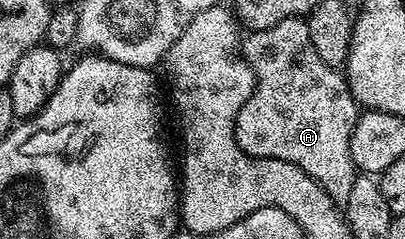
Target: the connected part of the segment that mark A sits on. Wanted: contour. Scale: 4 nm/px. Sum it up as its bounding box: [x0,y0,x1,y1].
[235,17,361,203]

